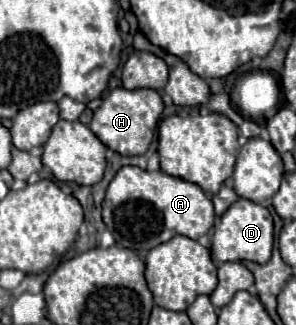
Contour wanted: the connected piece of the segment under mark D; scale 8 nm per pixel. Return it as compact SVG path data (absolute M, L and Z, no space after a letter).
M239 198L237 202L233 202L233 206L229 206L229 210L213 226L211 260L217 264L241 260L265 264L271 258L271 248L273 248L273 218L265 206L255 204L251 200Z

